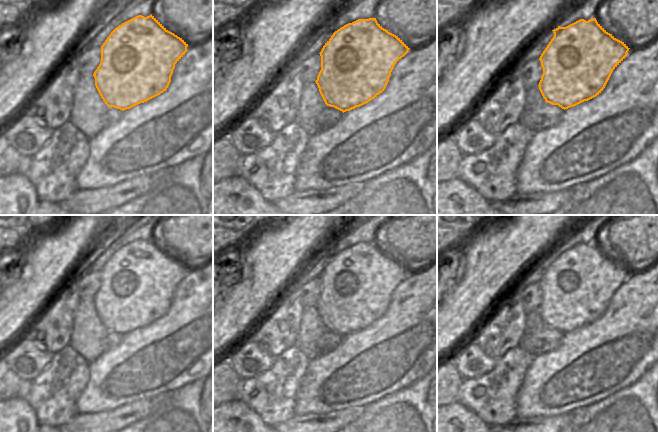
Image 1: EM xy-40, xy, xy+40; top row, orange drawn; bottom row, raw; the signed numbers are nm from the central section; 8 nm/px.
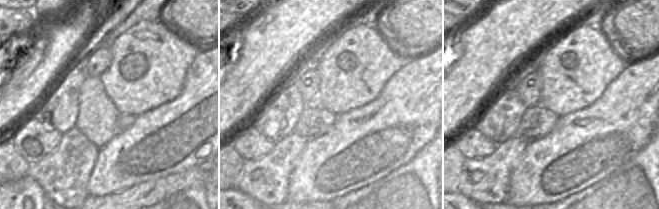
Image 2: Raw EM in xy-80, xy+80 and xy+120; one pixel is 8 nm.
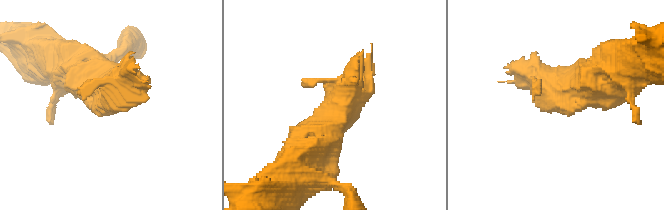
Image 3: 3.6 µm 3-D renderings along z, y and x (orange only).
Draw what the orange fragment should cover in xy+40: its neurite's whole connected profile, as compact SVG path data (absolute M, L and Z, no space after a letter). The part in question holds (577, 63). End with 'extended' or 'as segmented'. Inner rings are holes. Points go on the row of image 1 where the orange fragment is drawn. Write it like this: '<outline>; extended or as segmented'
M596 18L588 21L580 19L552 31L554 37L539 58L543 68L541 80L538 86L527 89L525 109L534 109L547 102L565 110L596 97L603 91L613 70L625 59L630 49L608 33Z; extended

